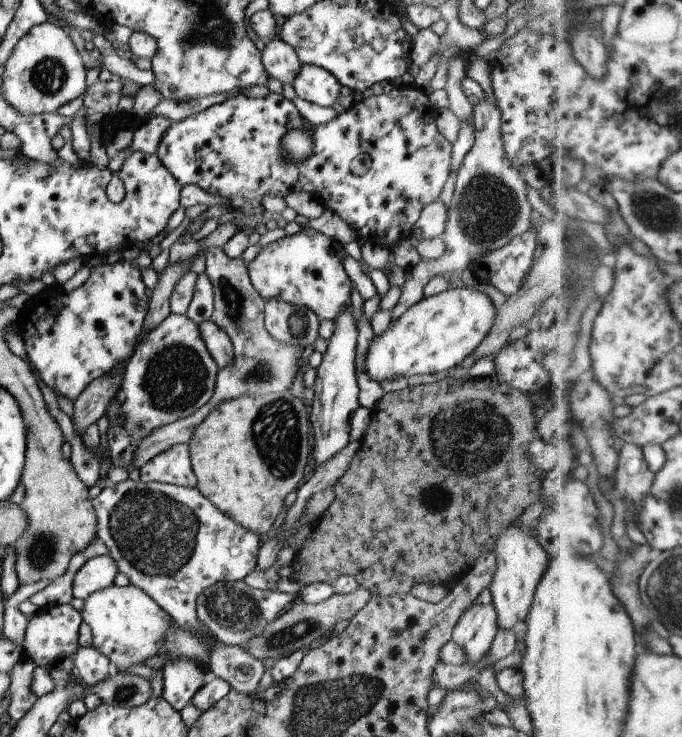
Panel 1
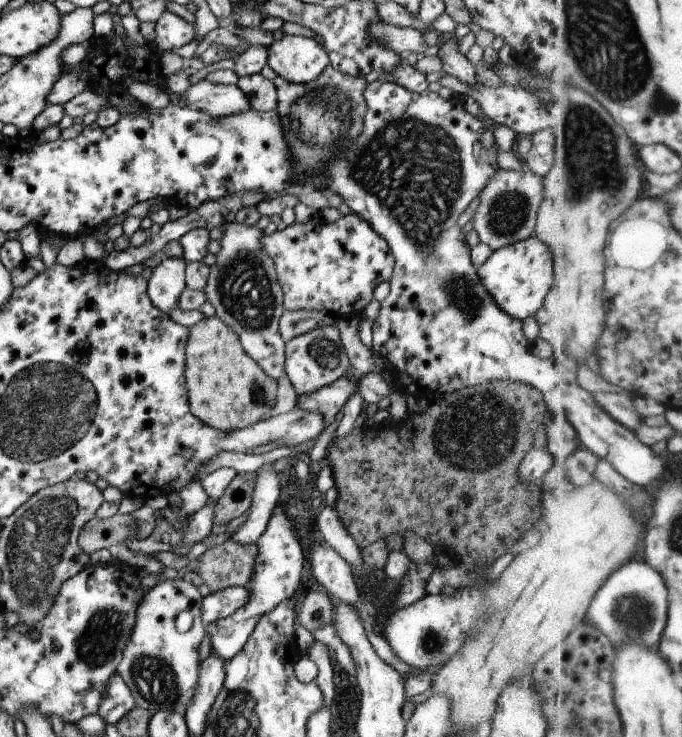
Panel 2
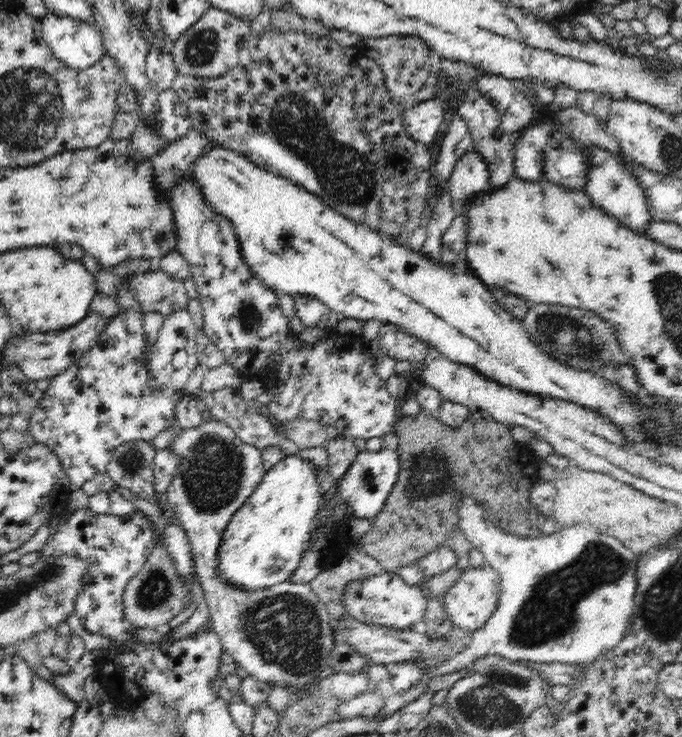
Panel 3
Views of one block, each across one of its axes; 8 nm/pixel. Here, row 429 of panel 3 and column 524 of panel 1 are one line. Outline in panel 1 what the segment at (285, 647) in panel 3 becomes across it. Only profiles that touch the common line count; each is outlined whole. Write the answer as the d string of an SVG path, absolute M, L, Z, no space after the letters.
M484 99L473 106L472 117L475 140L457 172L454 194L447 210L446 228L442 232L445 251L437 259L423 261L409 269L399 301L391 310L391 322L396 322L406 310L424 298L424 286L433 276L447 271L463 271L478 256L504 248L509 240L528 232L534 224L539 210L534 209L528 200L527 178L506 158L499 107Z

